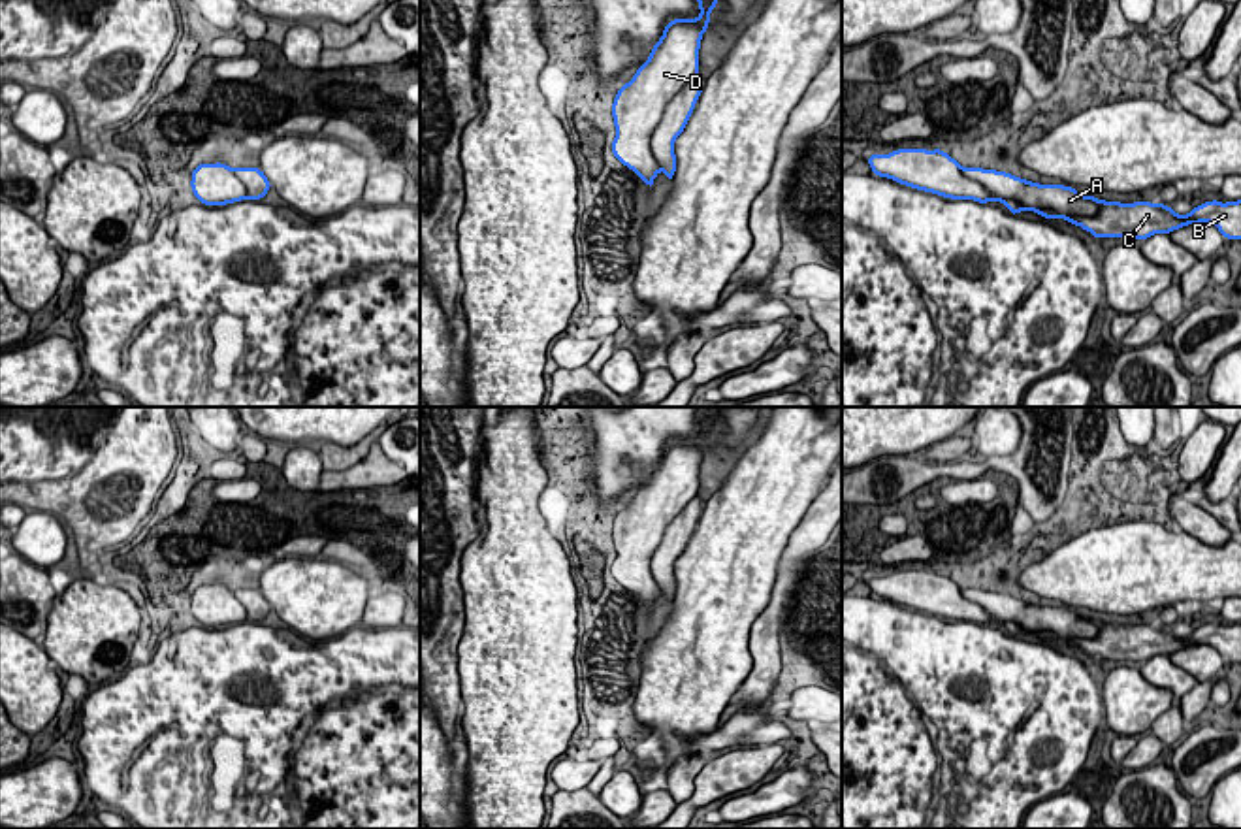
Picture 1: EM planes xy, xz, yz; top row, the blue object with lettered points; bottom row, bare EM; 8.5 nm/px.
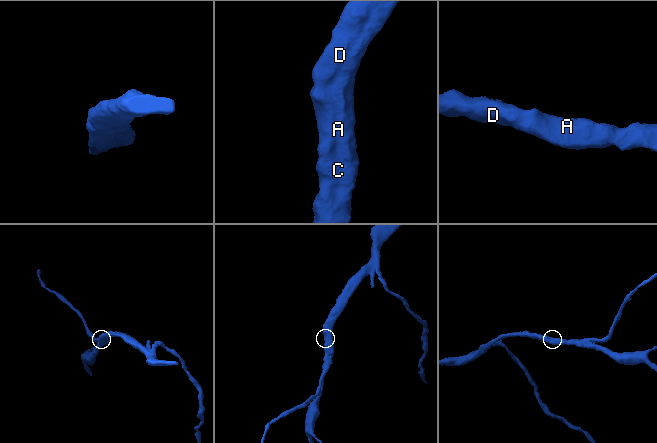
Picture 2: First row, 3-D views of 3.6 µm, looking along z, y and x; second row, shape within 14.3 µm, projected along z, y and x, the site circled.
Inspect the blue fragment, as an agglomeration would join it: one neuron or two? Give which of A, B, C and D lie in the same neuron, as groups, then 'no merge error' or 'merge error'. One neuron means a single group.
A B C D; no merge error

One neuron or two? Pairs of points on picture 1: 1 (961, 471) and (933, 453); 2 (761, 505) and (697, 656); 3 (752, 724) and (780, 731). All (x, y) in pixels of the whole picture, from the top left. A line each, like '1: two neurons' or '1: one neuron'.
1: two neurons
2: one neuron
3: one neuron

